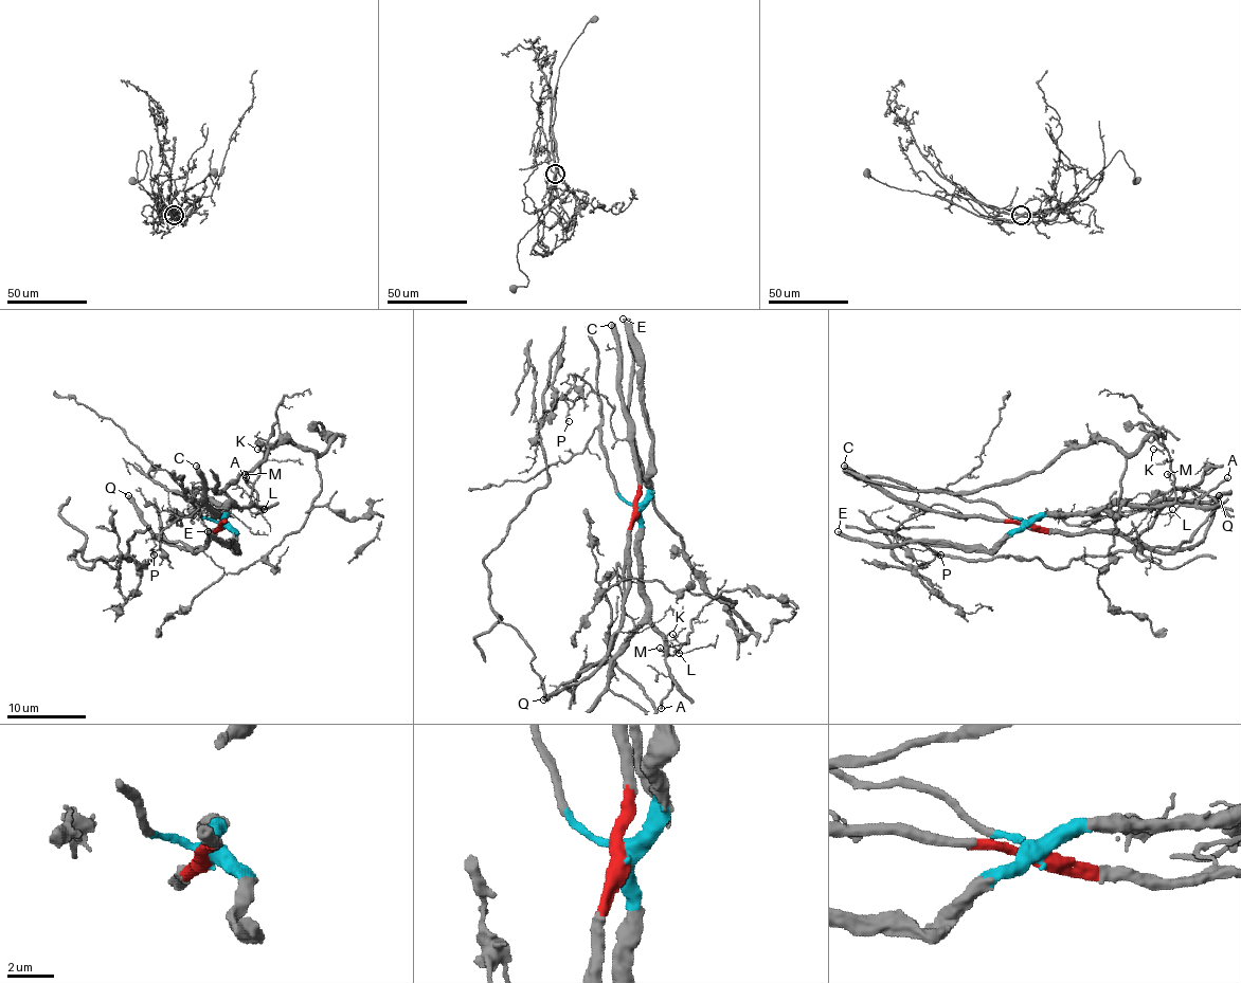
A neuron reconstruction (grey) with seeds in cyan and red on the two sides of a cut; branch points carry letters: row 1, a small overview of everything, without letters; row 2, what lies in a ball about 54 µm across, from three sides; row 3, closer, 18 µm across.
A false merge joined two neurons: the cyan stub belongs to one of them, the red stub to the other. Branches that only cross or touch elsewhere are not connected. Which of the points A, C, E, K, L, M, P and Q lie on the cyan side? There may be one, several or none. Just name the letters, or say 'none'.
A, E, K, L, M

